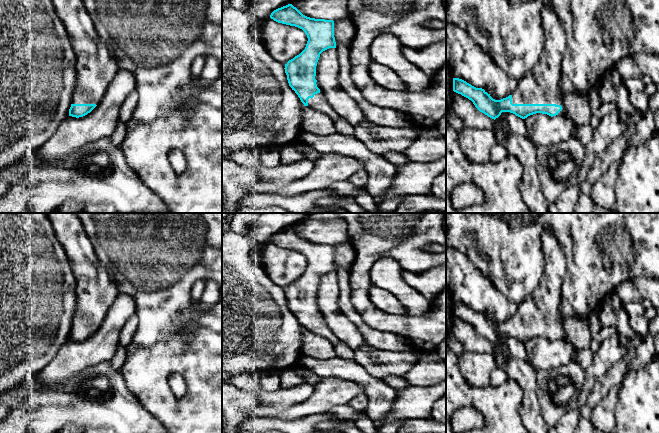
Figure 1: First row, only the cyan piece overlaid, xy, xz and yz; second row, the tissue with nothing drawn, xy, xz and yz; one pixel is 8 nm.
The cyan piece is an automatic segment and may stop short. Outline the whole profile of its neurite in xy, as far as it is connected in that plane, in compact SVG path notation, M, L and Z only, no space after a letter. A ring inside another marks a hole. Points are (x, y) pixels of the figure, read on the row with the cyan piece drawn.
M51 0L76 53L76 86L69 116L83 117L100 104L120 69L109 48L99 40L83 0Z

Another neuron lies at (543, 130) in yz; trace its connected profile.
M536 113L524 119L528 131L528 138L536 146L548 147L554 144L567 141L572 137L574 122L565 115L549 116L547 114Z

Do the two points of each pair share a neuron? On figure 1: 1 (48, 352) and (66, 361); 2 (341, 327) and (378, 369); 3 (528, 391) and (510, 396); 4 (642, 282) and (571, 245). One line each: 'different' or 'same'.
1: different
2: different
3: different
4: different

